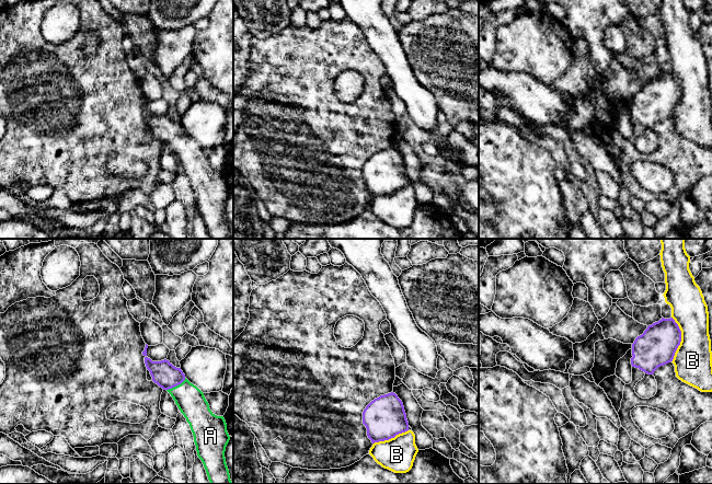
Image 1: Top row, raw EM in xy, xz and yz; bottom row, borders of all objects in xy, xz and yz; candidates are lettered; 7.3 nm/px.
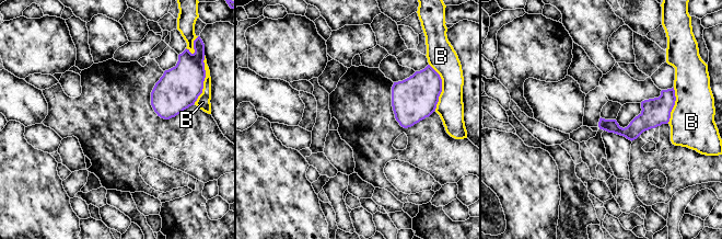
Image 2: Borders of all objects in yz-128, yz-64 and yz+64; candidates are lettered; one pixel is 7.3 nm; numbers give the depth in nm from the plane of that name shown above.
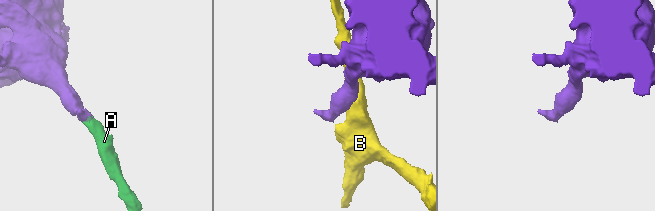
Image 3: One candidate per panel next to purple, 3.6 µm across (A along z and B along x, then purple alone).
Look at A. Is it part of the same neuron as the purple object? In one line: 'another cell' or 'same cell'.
same cell

